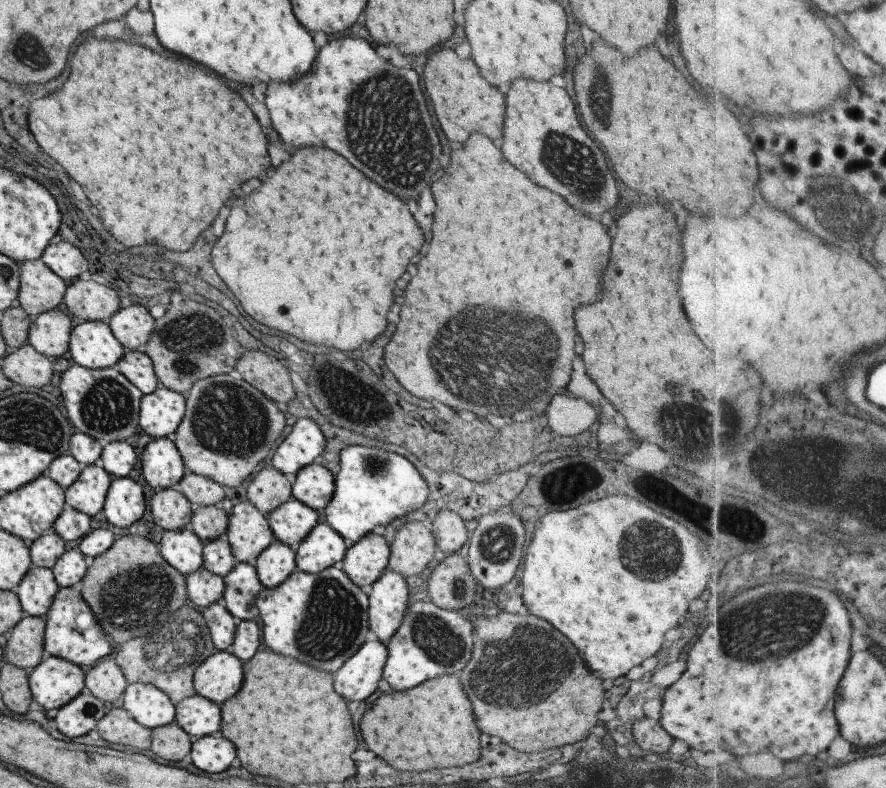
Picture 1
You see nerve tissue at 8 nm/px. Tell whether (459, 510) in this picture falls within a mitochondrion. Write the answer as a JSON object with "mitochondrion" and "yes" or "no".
{"mitochondrion":"no"}

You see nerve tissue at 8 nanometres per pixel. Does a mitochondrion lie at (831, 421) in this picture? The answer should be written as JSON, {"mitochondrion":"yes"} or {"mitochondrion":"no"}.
{"mitochondrion":"no"}

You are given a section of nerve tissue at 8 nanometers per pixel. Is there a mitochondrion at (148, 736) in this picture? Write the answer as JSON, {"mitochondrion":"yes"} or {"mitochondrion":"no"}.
{"mitochondrion":"no"}

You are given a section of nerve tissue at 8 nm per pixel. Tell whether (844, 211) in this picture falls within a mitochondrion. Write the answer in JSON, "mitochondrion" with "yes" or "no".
{"mitochondrion":"yes"}

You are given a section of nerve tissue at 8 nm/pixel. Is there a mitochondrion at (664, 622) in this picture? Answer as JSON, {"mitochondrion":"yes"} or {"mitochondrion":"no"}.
{"mitochondrion":"no"}

